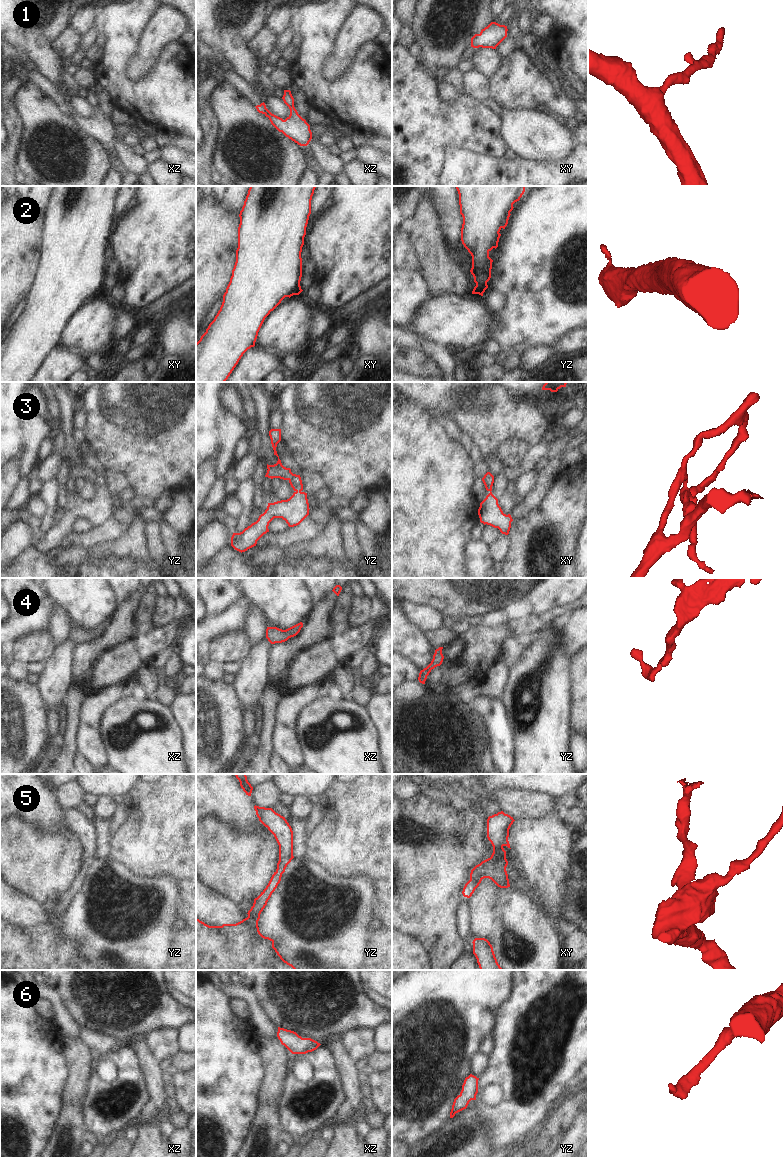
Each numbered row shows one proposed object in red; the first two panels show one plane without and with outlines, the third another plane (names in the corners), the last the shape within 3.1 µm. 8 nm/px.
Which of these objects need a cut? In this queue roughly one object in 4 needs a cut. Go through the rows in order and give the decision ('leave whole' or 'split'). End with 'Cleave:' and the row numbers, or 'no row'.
1: leave whole
2: split
3: leave whole
4: leave whole
5: leave whole
6: leave whole
Cleave: 2

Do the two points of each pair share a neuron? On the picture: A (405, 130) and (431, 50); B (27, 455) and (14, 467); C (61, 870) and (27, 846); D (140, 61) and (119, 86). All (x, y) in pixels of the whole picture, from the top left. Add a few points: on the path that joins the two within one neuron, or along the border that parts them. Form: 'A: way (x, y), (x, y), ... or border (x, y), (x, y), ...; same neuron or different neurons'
A: border (418, 61), (423, 67); different neurons
B: border (16, 456), (19, 462), (21, 477); different neurons
C: way (53, 862), (50, 859), (40, 859), (35, 854); same neuron
D: border (134, 54), (127, 68), (127, 76), (136, 81); different neurons

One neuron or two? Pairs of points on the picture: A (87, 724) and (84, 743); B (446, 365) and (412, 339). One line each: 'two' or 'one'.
A: one
B: one

